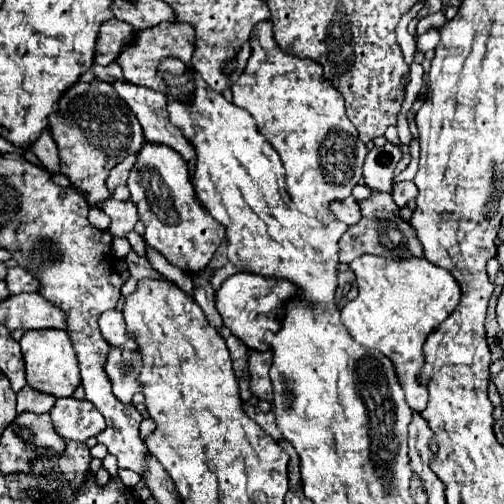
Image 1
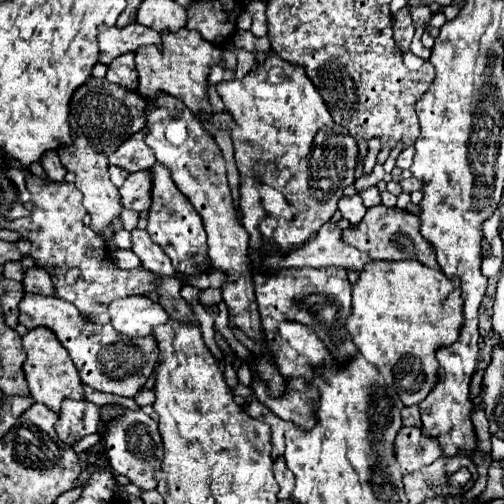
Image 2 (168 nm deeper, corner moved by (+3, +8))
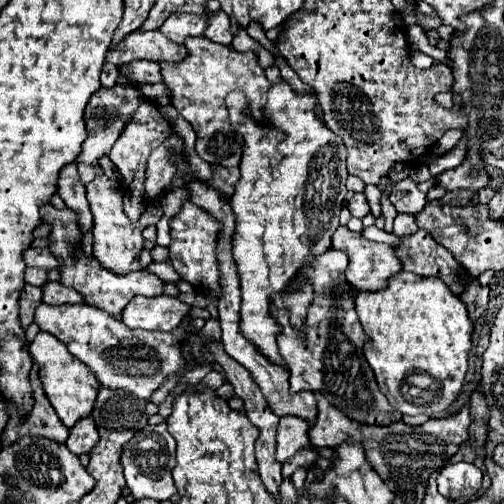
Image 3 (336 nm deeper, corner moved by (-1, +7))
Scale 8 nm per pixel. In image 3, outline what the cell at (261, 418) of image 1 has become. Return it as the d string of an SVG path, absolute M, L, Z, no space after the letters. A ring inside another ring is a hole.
M282 417L278 427L276 459L282 463L302 447L308 447L308 423L300 417Z

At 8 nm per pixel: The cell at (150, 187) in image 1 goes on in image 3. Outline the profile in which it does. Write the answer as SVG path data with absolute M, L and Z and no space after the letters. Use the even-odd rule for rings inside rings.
M186 201L184 209L170 219L170 261L174 265L174 271L186 279L192 287L208 289L214 293L220 293L220 271L218 271L218 259L216 259L216 245L222 231L222 223L216 221L208 211L204 213L202 207Z

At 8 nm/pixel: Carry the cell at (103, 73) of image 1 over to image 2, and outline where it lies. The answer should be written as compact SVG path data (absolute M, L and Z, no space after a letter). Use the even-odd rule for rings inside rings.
M134 54L118 56L108 66L106 80L112 82L112 84L120 84L128 90L136 90L138 88L138 76L136 76L136 68L134 68Z

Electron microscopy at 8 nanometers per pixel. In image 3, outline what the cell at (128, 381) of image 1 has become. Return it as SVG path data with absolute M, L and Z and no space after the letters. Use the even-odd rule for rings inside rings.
M40 305L34 319L42 331L58 337L68 351L86 363L100 383L110 389L122 389L140 399L150 399L150 395L162 387L170 375L178 375L186 369L186 359L182 355L182 343L172 333L130 329L122 321L110 317L90 305Z

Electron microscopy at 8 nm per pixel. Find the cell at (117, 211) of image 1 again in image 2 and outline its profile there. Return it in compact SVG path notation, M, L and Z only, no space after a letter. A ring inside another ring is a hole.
M150 170L134 172L126 178L126 182L120 188L120 206L122 210L134 210L134 212L146 212L150 200Z

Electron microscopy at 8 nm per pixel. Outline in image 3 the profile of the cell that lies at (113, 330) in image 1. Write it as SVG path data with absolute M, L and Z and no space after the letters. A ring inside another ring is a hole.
M166 293L156 297L136 295L124 307L122 321L132 329L140 327L148 331L172 331L182 323L190 309L192 307L182 303L178 297Z

